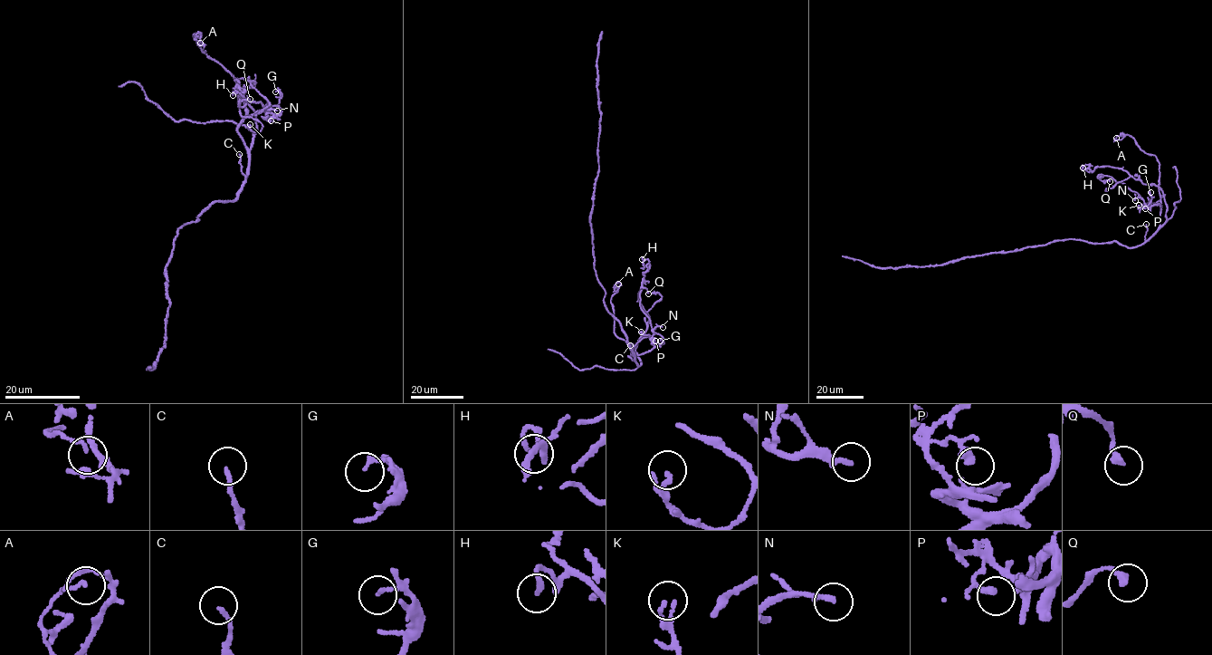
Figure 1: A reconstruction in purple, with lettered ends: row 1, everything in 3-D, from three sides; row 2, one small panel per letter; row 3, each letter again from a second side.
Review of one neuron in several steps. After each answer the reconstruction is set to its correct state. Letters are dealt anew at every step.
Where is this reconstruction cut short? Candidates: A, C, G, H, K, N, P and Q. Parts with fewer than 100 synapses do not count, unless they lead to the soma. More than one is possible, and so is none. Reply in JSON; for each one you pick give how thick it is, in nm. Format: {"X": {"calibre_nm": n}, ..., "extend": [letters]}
{"extend": []}

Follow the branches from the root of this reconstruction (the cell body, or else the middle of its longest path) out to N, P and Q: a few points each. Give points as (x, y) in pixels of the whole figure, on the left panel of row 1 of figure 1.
N: (187, 224), (212, 203), (235, 199), (249, 155), (238, 126), (258, 111), (281, 111), (267, 107), (277, 110)
P: (187, 224), (212, 203), (236, 197), (249, 155), (238, 126), (258, 111), (270, 112), (264, 119), (271, 120)
Q: (187, 224), (236, 197), (249, 155), (238, 126), (258, 111), (281, 111), (239, 95), (239, 105), (250, 99)

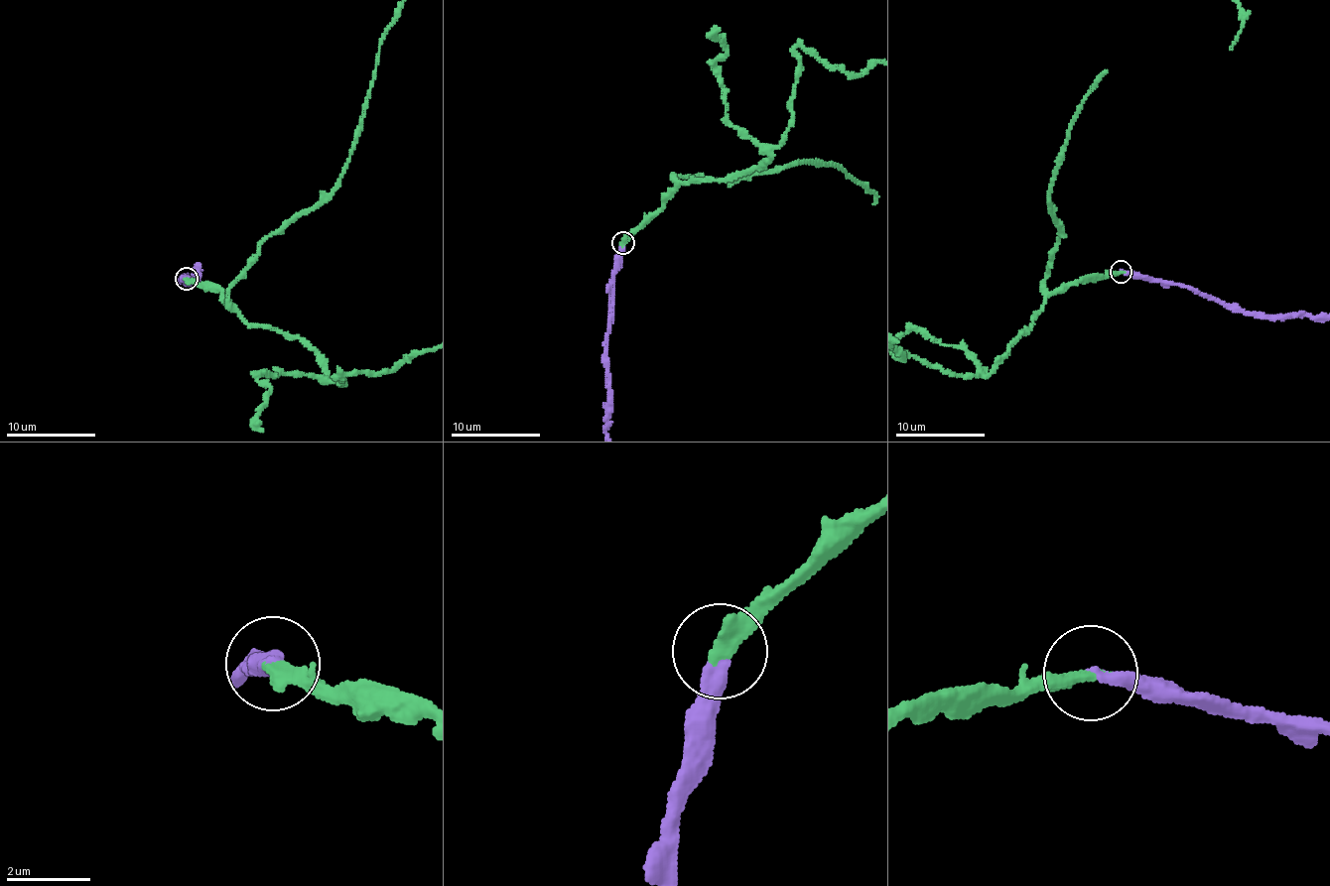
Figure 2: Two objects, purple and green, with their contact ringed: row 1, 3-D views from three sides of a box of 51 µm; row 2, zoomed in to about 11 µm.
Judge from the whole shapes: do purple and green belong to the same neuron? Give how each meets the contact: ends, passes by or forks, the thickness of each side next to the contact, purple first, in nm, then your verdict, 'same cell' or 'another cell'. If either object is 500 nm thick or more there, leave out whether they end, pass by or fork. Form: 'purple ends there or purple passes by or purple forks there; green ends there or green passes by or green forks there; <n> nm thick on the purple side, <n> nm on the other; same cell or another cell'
purple ends there; green ends there; 320 nm thick on the purple side, 360 nm on the other; same cell

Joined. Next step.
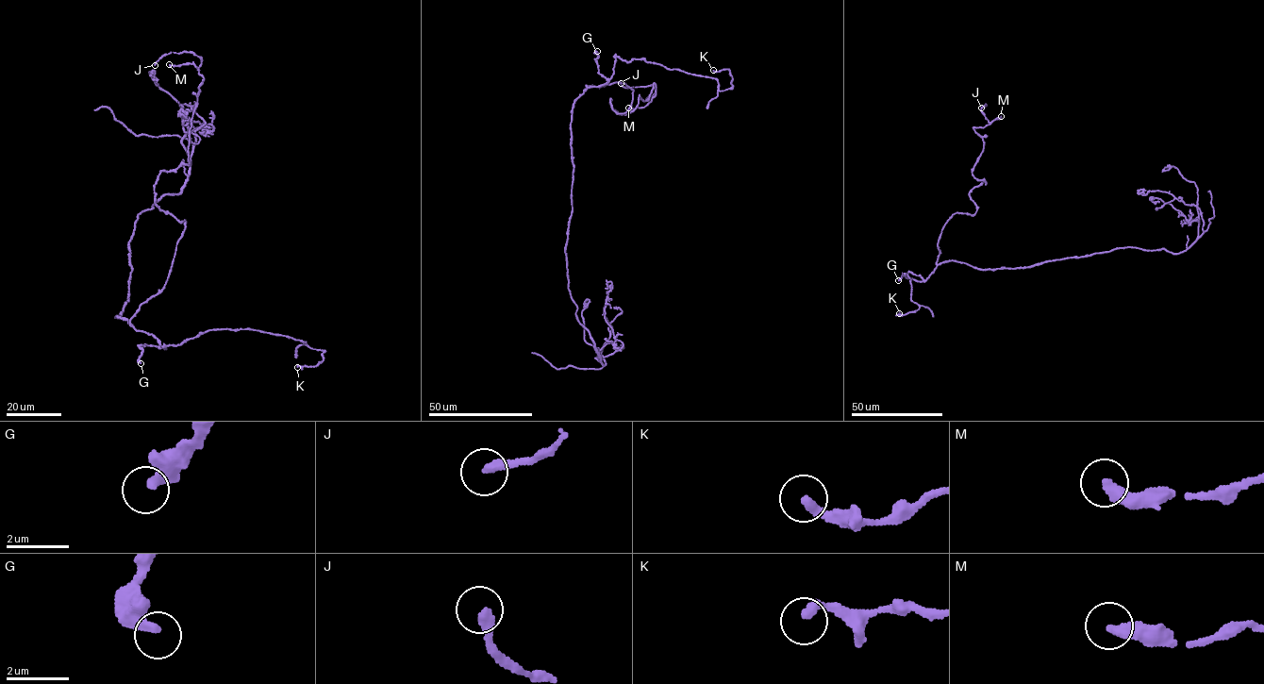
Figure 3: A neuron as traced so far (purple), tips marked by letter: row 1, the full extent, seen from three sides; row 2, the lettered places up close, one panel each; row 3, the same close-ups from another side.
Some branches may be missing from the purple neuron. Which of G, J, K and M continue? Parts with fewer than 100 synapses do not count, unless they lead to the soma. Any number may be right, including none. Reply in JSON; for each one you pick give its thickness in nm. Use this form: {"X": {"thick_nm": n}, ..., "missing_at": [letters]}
{"missing_at": []}

